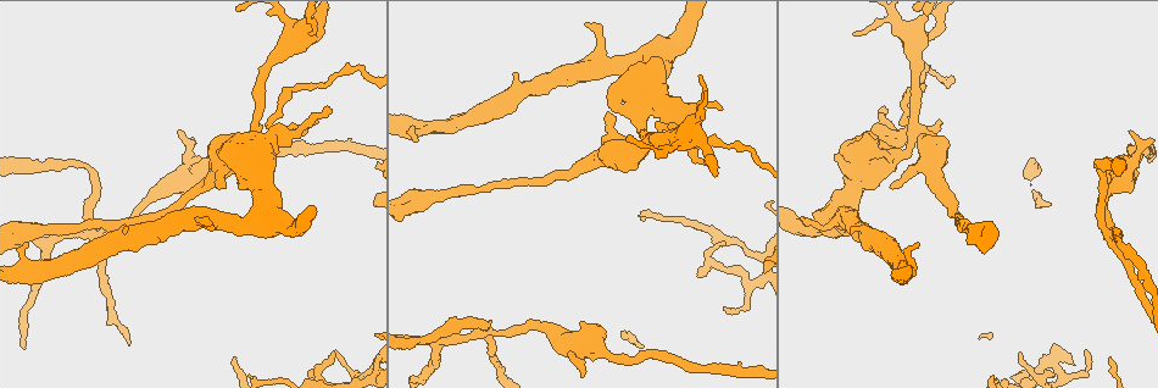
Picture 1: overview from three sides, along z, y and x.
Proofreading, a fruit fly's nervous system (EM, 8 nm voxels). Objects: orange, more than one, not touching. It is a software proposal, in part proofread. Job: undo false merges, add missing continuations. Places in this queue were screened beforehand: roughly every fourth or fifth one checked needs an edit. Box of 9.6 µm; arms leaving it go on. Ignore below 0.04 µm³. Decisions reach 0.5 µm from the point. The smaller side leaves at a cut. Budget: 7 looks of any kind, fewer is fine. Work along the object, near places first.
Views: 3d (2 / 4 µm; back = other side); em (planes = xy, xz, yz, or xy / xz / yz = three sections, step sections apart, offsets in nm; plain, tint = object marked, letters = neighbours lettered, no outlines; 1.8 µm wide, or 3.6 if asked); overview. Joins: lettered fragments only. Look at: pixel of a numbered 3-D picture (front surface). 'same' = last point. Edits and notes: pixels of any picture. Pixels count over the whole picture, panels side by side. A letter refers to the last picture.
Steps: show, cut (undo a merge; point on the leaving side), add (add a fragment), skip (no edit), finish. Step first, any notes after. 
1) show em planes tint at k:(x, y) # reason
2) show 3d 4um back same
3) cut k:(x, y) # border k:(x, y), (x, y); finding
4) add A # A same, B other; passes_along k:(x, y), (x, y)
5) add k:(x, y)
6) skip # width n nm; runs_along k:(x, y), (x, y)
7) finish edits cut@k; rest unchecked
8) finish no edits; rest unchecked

show 3d 4um at 1:(369, 372) # three-way junction

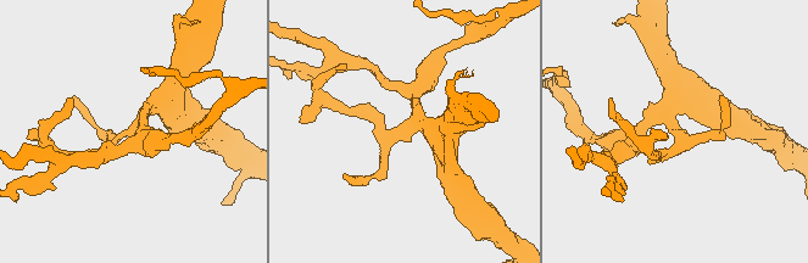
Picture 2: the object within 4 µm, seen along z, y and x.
show em yz step 4 tint at 2:(401, 132) # shape alone is not enough

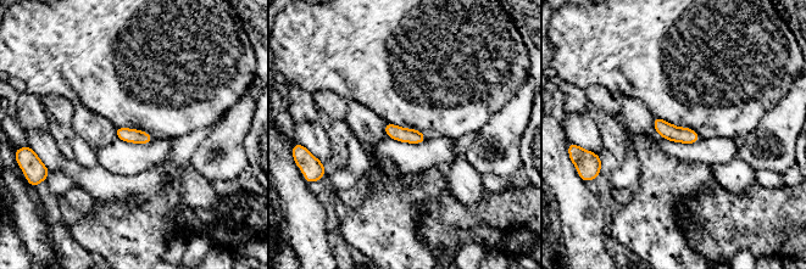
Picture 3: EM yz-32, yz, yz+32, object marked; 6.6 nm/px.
show em planes letters same # cut it another way

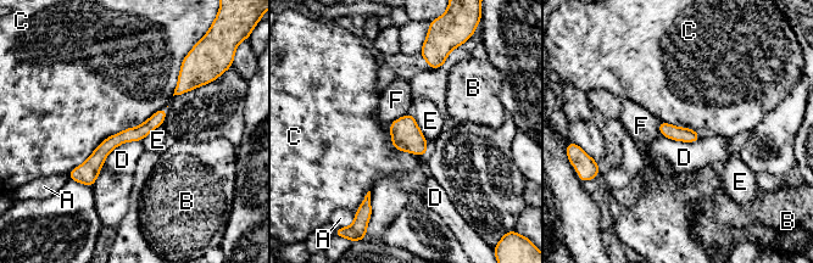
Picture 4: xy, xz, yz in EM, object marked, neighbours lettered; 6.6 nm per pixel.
skip # width 100 nm; A other, B other, C other, D other, E other, F other; border 4:(167, 105), (107, 136), (67, 173); continuous, no second neuron

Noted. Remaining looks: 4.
show em yz step 4 tint at 1:(886, 112) # free end

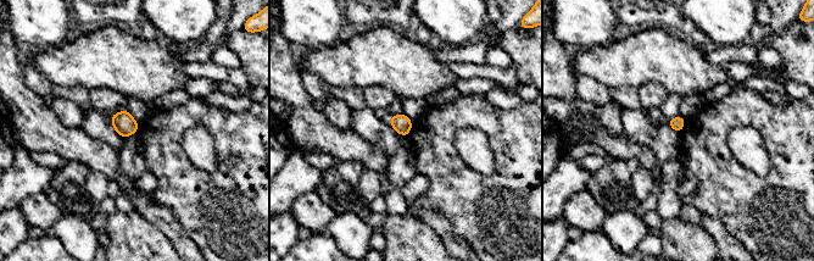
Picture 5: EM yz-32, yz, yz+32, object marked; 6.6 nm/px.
show em planes letters same # another direction

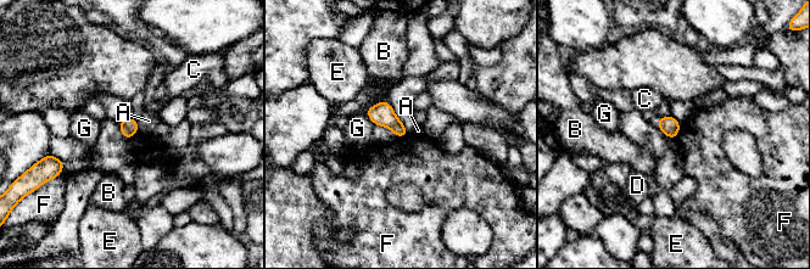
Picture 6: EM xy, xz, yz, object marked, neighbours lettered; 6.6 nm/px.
skip # width 120 nm; A other, B other, C other, D other, E other, F other, G other; border 6:(681, 124), (675, 139); no lettered fragment goes on from it

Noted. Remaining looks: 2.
show em planes plain at 1:(569, 352) # an open end

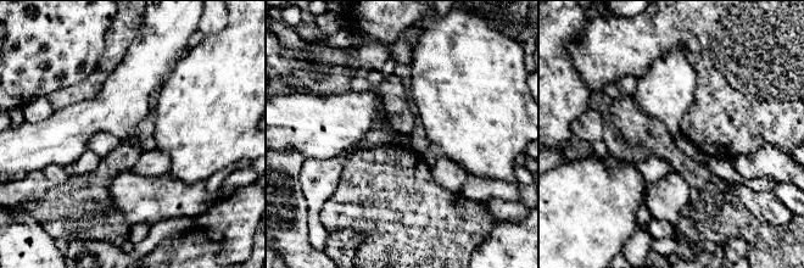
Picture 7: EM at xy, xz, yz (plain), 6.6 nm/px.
show em planes letters same # what lies round it

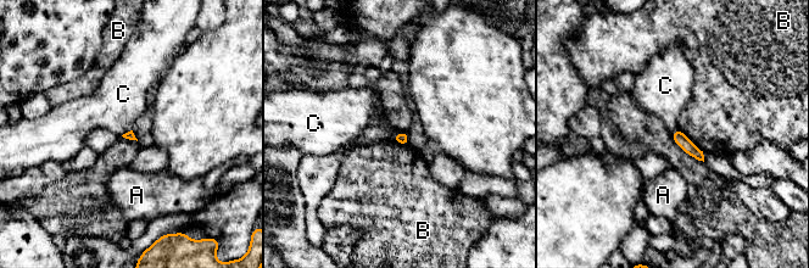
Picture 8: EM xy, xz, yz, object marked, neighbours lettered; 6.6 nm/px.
skip # A other, B other, C other; border 8:(132, 129), (121, 135); none of them fits

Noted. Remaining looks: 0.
finish no edits; rest unchecked

